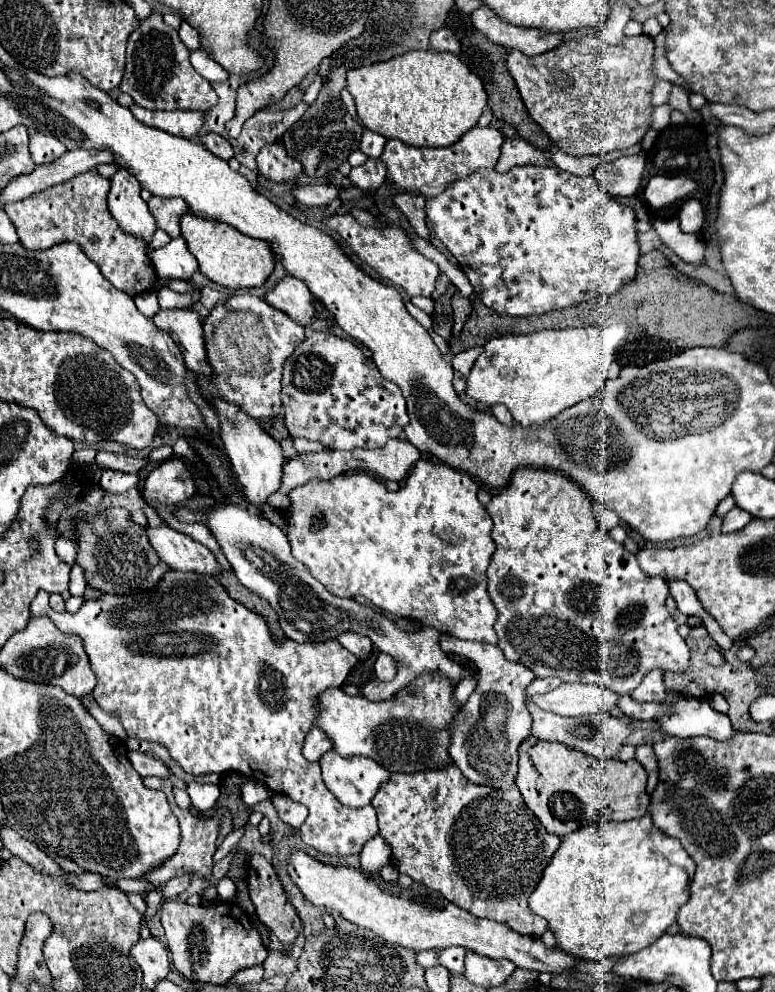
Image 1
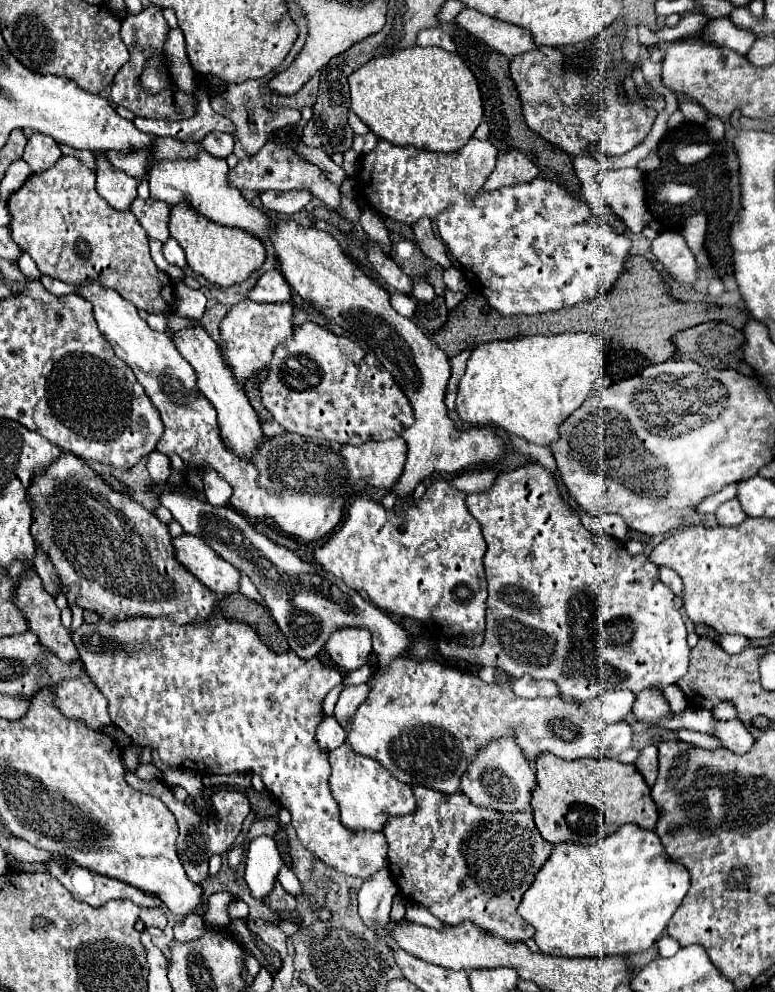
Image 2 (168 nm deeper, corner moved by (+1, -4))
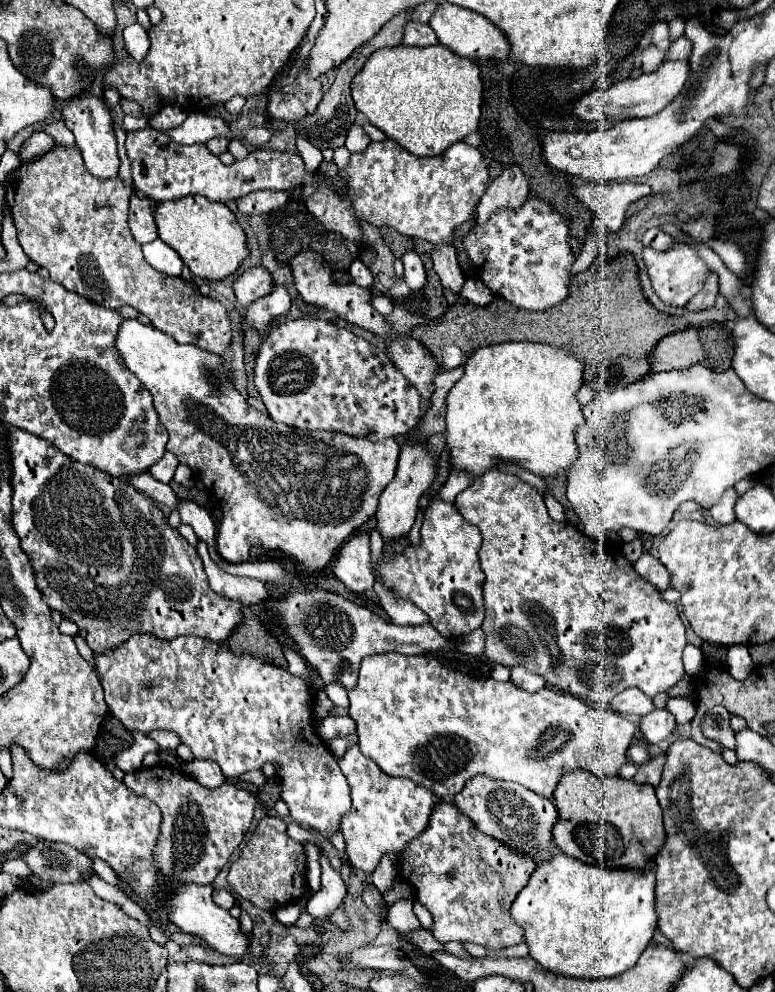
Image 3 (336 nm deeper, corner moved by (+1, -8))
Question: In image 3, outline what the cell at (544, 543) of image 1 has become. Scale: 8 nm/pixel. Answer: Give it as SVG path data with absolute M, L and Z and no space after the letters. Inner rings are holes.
M489 470L485 472L481 478L473 480L473 484L469 488L465 488L457 500L455 506L459 510L459 514L473 526L477 526L481 530L483 536L483 544L479 550L479 560L481 560L481 570L485 572L487 580L483 584L483 592L485 592L485 620L483 620L483 630L487 636L487 646L485 646L485 656L491 664L503 664L503 666L523 666L525 670L543 676L551 686L569 692L581 700L591 700L591 702L611 702L621 690L625 688L639 688L645 694L649 694L649 698L653 698L659 692L667 692L671 686L675 686L679 682L679 678L685 674L683 670L683 648L687 644L685 640L685 626L679 618L679 612L675 608L675 604L669 604L661 598L659 590L655 586L649 586L649 582L645 582L635 570L633 564L629 560L623 558L623 554L611 544L611 542L595 542L589 540L585 534L581 534L573 524L567 522L555 522L549 518L543 496L529 486L527 482L523 482L519 476L509 474L505 470Z

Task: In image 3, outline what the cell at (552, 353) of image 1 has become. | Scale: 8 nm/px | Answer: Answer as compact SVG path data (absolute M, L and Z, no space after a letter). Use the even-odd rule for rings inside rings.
M505 342L479 348L469 356L461 380L449 390L445 400L445 446L449 448L451 468L463 470L471 478L479 478L483 472L498 464L510 462L541 478L555 478L561 472L567 474L579 454L575 444L575 428L583 424L581 406L577 402L581 384L583 364L561 348L533 342Z

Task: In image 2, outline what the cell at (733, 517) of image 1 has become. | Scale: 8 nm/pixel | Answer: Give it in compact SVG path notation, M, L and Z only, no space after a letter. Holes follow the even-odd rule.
M737 498L721 504L721 506L717 508L715 516L717 516L717 522L719 522L721 526L739 526L739 524L745 522L745 518L747 518L745 512L741 510L741 504L737 502Z

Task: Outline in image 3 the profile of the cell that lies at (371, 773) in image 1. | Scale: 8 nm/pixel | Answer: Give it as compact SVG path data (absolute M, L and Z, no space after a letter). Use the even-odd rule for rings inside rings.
M353 744L339 760L339 768L351 788L351 810L341 818L345 852L353 868L371 874L385 854L401 854L429 824L433 808L441 802L431 790L409 778L387 776L371 758Z

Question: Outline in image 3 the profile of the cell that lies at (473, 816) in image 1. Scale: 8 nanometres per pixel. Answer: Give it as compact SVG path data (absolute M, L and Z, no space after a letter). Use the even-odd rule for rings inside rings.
M441 802L441 806L437 806L437 810L433 810L433 820L429 820L429 830L425 830L425 834L421 834L421 838L415 838L405 848L405 854L399 856L399 868L401 868L401 876L405 880L409 880L417 888L417 902L421 902L431 912L431 916L433 916L433 930L431 932L433 932L433 938L437 942L445 944L449 940L455 940L455 942L473 942L473 944L479 944L479 946L485 946L485 948L509 948L509 946L521 944L525 940L521 926L517 926L517 922L513 922L513 918L509 914L509 906L515 900L515 896L519 894L519 890L527 884L533 870L537 868L535 862L531 858L527 858L527 856L521 856L521 854L509 850L507 846L501 846L501 842L493 842L493 838L485 838L485 834L481 834L473 826L473 822L469 822L469 818L463 818L463 814L451 802Z

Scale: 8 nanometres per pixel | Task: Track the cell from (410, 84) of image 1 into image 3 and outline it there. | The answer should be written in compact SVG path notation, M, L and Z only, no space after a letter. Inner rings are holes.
M435 44L435 46L425 46L425 48L417 48L417 46L397 46L397 48L381 48L377 50L363 66L363 70L357 74L357 78L353 80L353 100L359 112L365 114L365 118L377 126L379 130L383 130L387 134L387 138L395 140L397 144L401 144L405 150L409 150L415 156L439 156L445 152L445 148L449 148L451 144L463 140L467 134L475 132L479 128L479 116L481 116L481 98L483 98L483 84L481 84L481 72L479 66L465 58L465 56L457 56L455 52L451 52L447 46L443 44Z

